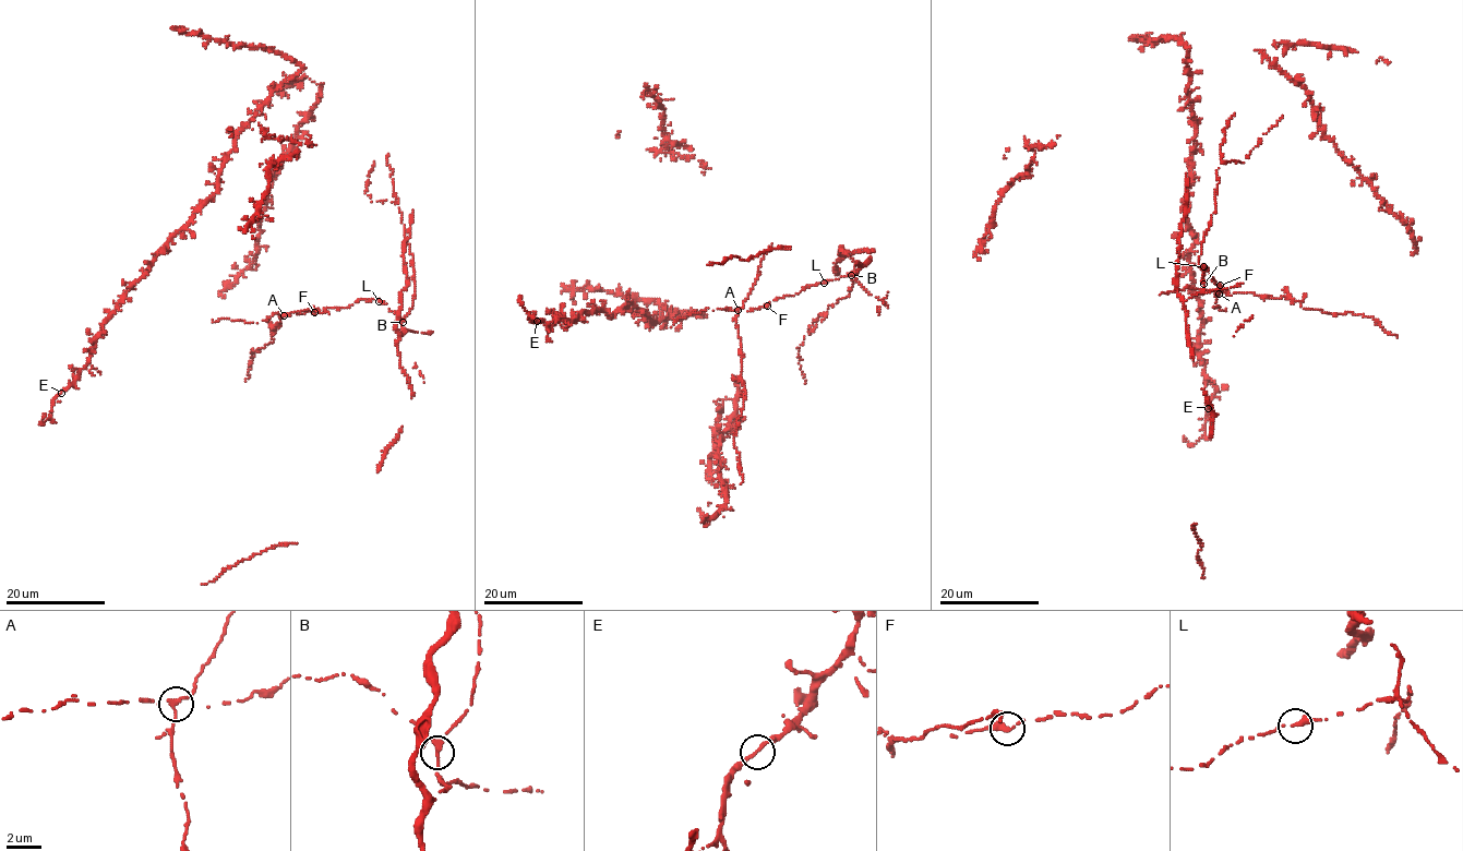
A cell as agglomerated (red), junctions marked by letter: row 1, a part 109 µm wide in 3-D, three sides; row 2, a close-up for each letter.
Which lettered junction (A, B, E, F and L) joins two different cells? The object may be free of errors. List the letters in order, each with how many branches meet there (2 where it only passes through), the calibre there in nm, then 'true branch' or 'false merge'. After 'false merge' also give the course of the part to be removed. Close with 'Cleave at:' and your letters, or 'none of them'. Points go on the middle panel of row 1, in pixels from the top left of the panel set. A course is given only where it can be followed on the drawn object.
A: 2 | 240 nm | false merge | (738, 310), (741, 380), (745, 395), (734, 442), (741, 484)
B: 2 | 280 nm | true branch
E: 2 | 240 nm | true branch
F: 2 | 320 nm | true branch
L: 2 | 240 nm | true branch
Cleave at: A

